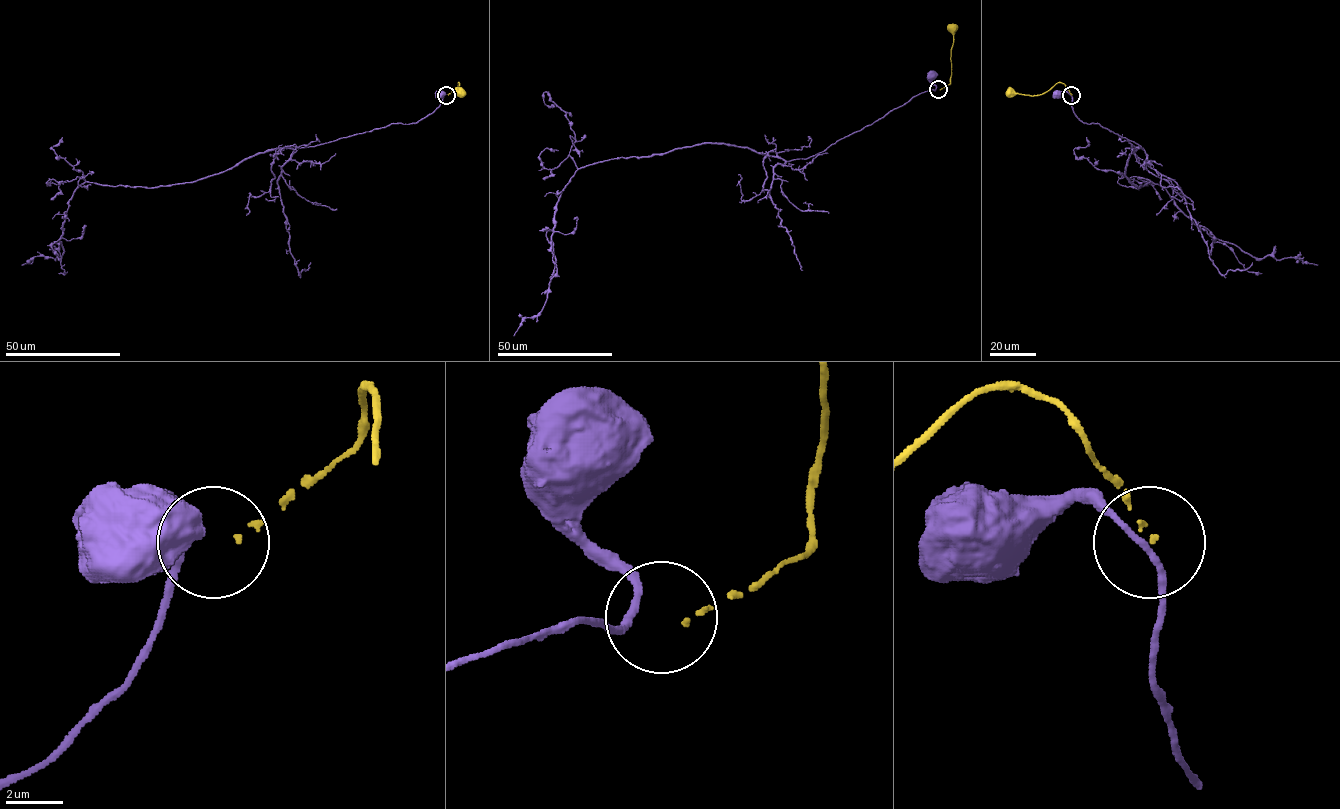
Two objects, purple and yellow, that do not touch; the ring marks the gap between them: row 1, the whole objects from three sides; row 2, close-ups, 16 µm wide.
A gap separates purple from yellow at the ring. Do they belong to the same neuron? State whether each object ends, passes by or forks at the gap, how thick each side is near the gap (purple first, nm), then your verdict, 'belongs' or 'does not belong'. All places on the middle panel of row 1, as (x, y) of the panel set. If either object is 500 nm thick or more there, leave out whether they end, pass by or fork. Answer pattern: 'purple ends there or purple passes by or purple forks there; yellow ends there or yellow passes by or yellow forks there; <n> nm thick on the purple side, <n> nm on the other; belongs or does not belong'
purple passes by; yellow ends there; 240 nm thick on the purple side, 80 nm on the other; does not belong

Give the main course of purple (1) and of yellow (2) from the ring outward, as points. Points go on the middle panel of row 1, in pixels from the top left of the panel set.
1: (936, 89), (930, 77)
2: (939, 90), (950, 83), (953, 42), (951, 27)

